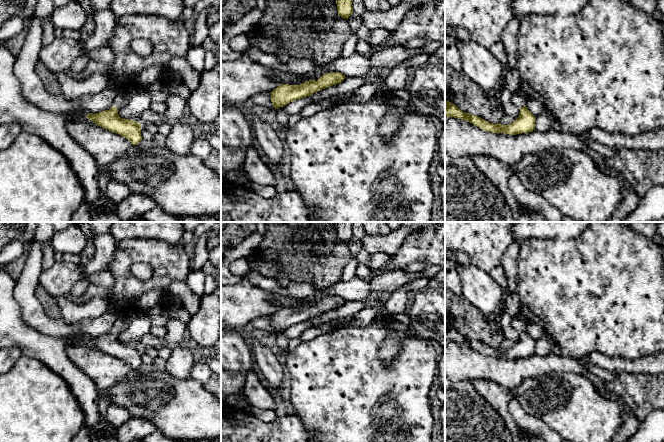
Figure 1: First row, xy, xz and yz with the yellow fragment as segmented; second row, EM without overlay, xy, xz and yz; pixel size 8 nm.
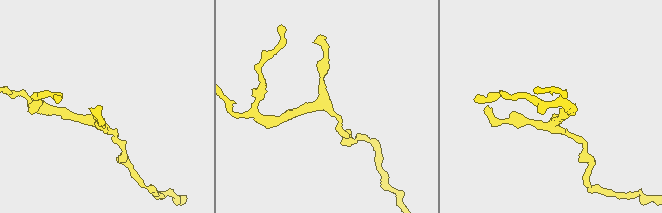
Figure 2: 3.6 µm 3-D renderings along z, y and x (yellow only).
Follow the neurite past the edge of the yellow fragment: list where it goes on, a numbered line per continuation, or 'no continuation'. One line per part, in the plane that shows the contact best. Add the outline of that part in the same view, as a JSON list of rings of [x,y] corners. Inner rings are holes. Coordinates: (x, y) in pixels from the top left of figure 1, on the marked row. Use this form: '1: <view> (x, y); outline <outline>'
1: yz (518, 100); outline [[[515,92],[512,95],[512,102],[515,106],[517,106],[518,108],[521,108],[526,106],[527,98]]]

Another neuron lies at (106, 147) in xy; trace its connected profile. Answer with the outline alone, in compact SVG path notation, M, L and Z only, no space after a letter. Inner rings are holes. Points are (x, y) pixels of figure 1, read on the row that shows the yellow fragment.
M86 117L68 121L66 131L94 158L99 168L120 159L132 145L127 138L98 126Z

